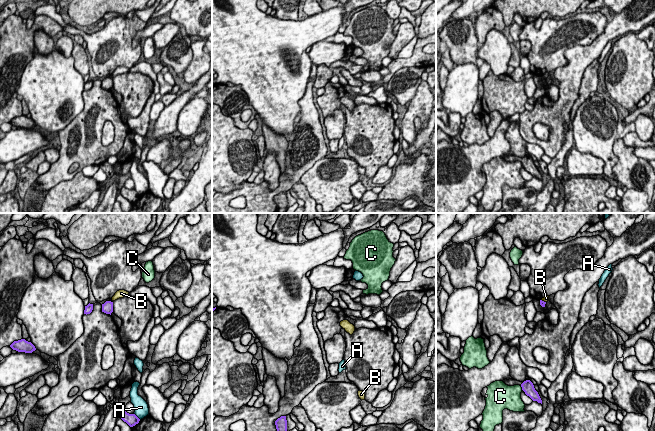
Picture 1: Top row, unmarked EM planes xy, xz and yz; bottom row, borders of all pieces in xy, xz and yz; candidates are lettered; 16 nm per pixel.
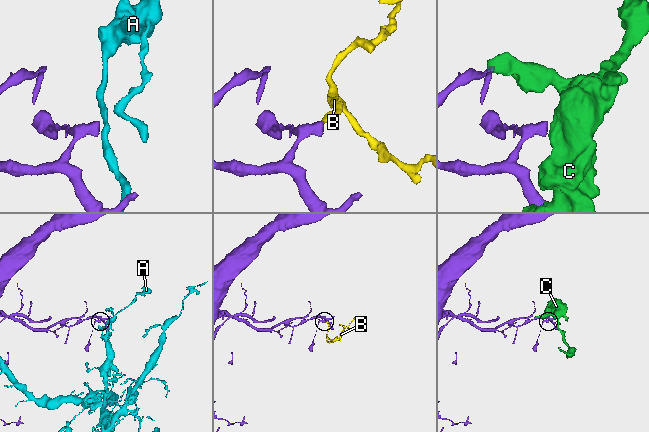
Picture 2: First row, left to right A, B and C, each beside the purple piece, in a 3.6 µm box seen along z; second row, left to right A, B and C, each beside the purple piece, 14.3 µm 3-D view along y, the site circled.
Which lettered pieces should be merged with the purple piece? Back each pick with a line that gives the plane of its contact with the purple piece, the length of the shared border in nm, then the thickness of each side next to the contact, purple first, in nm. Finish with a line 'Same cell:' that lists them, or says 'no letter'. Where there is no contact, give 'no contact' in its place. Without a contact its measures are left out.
Same cell: no letter

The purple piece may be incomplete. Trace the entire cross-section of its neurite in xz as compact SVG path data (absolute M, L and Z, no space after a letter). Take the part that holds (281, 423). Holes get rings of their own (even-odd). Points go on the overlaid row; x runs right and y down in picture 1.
M281 416L275 421L277 431L287 431L286 416Z

